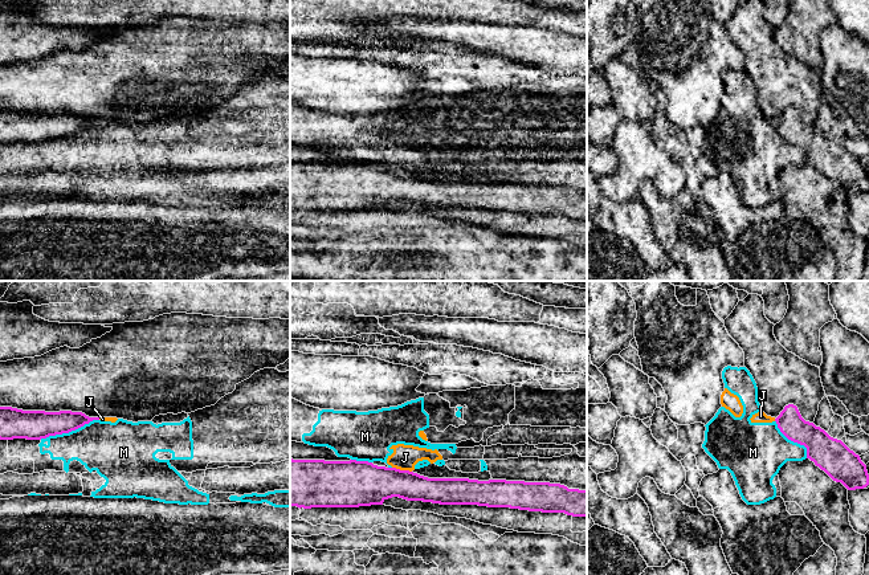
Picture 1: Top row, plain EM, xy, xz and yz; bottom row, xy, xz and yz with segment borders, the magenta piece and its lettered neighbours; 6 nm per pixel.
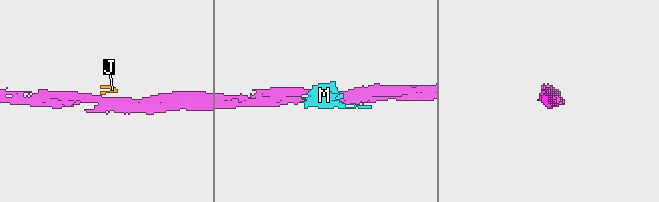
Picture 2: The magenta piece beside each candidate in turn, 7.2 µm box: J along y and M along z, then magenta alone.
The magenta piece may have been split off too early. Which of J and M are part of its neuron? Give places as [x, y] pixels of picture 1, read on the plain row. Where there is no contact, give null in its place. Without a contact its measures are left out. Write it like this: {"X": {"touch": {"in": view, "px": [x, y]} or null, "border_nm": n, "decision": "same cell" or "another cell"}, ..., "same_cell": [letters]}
{"J": {"touch": {"in": "xz", "px": [402, 174]}, "border_nm": 120, "decision": "another cell"}, "M": {"touch": {"in": "xy", "px": [69, 134]}, "border_nm": 380, "decision": "another cell"}, "same_cell": []}

